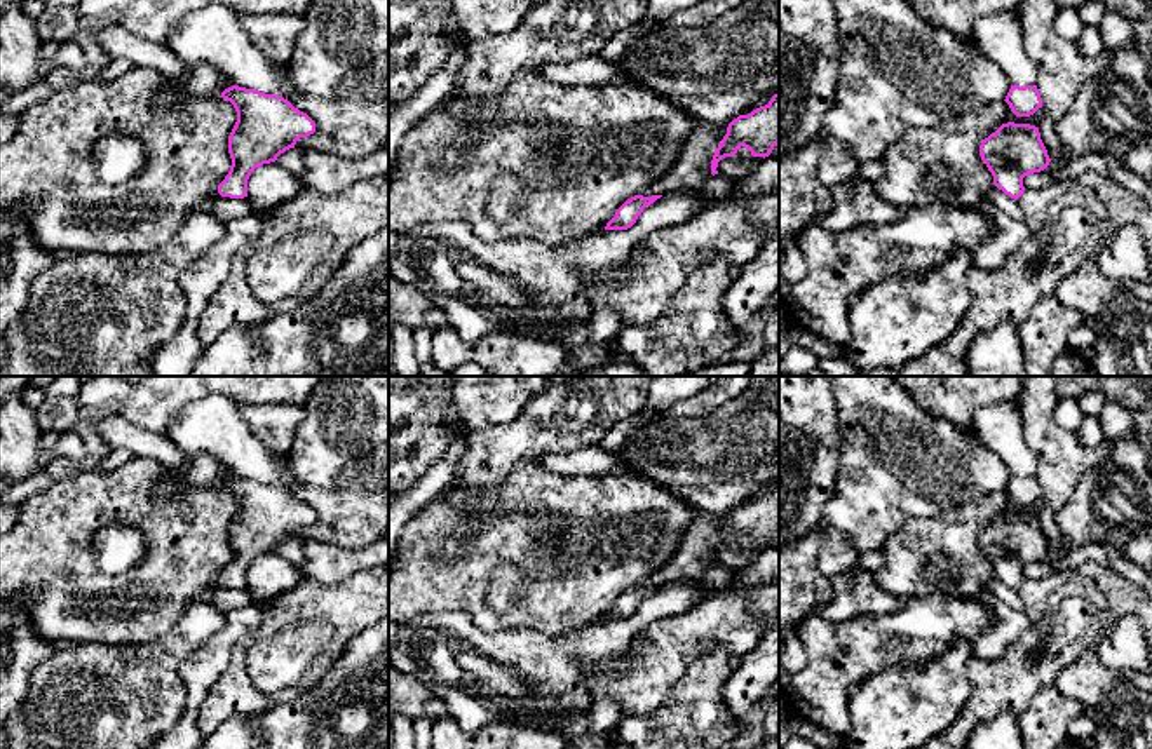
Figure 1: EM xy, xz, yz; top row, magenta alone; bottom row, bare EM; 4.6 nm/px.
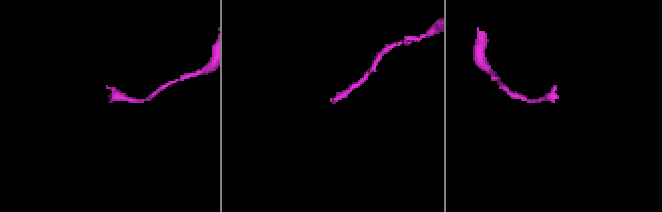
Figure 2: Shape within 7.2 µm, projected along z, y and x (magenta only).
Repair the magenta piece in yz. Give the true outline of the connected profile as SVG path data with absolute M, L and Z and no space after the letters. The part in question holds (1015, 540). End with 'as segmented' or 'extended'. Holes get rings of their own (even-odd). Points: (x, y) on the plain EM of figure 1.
M1014 512L1002 514L985 528L979 545L993 575L1014 590L1025 582L1023 568L1044 561L1051 552L1039 517Z; as segmented

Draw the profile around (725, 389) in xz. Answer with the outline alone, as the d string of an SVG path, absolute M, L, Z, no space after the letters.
M722 376L697 395L678 401L661 416L664 420L681 420L711 415L725 402L737 399L748 387L749 380L751 376Z

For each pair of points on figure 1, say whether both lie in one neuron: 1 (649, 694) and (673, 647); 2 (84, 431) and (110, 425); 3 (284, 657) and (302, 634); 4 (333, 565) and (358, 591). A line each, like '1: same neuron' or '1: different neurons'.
1: same neuron
2: different neurons
3: same neuron
4: different neurons

